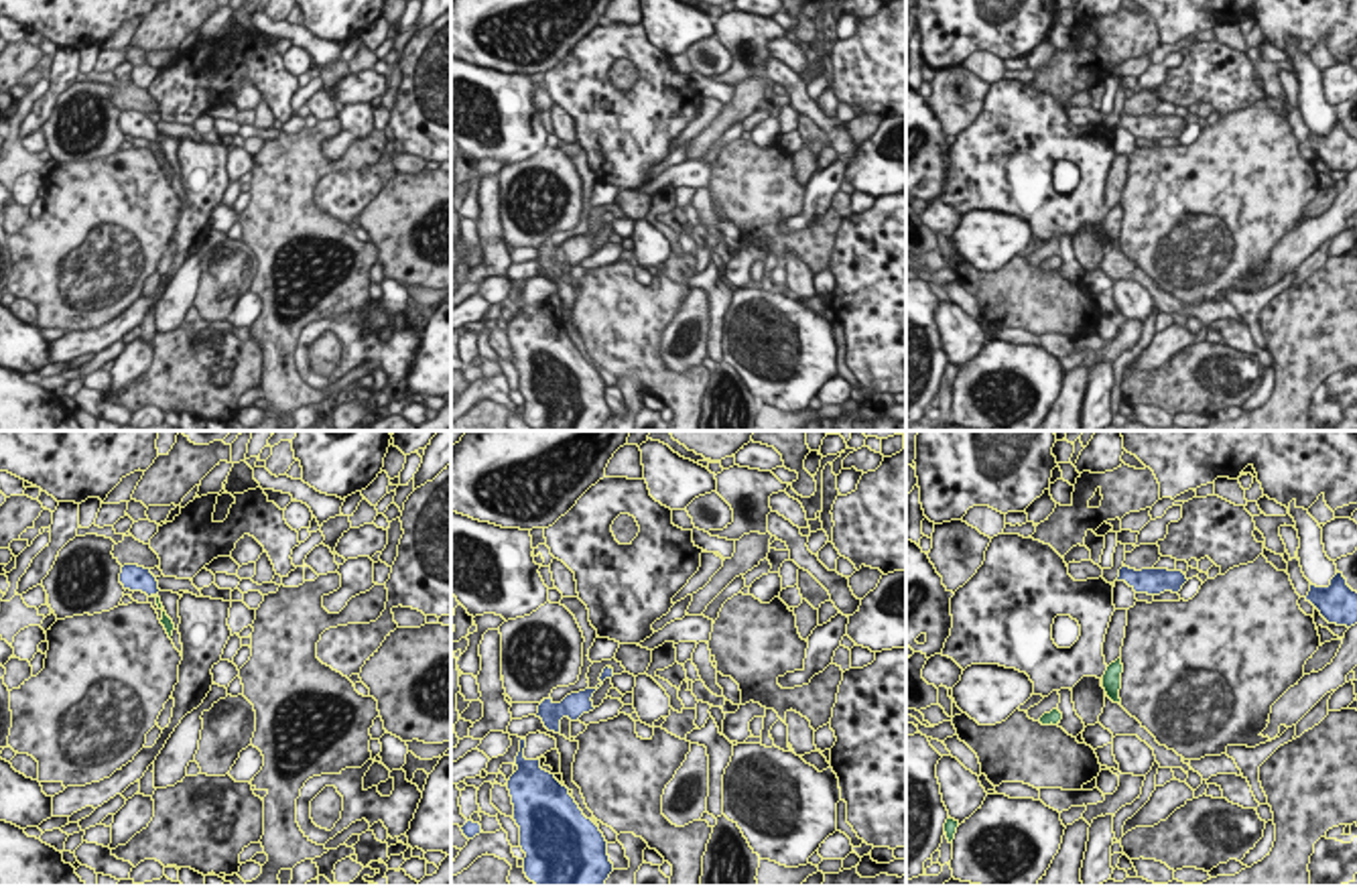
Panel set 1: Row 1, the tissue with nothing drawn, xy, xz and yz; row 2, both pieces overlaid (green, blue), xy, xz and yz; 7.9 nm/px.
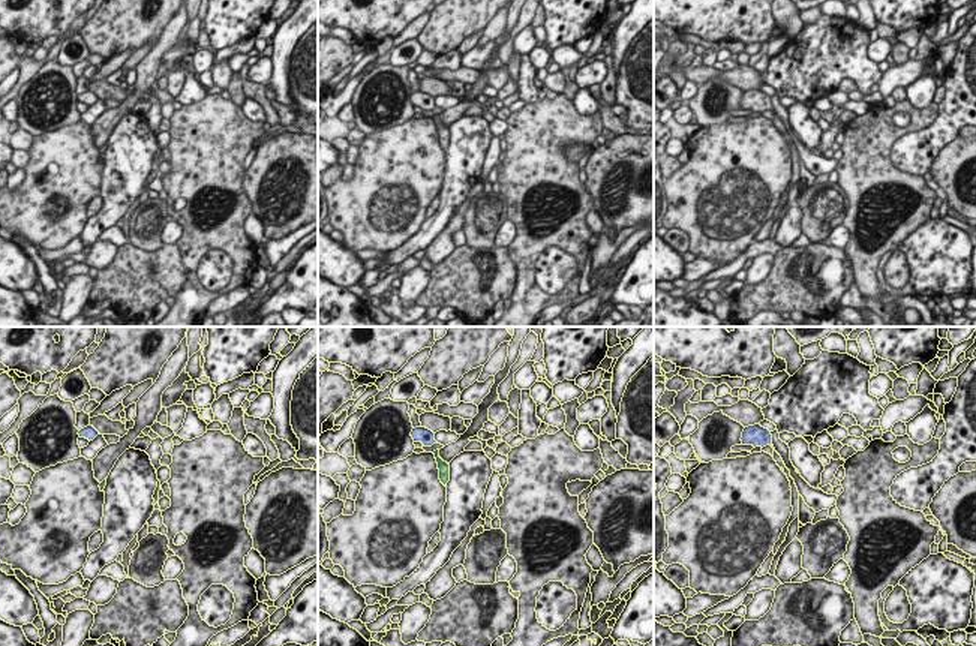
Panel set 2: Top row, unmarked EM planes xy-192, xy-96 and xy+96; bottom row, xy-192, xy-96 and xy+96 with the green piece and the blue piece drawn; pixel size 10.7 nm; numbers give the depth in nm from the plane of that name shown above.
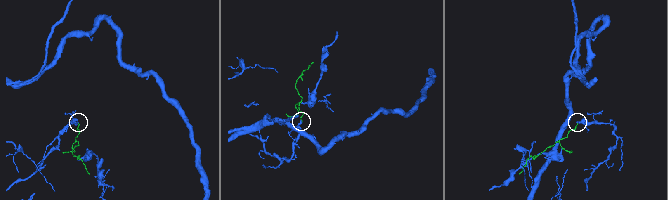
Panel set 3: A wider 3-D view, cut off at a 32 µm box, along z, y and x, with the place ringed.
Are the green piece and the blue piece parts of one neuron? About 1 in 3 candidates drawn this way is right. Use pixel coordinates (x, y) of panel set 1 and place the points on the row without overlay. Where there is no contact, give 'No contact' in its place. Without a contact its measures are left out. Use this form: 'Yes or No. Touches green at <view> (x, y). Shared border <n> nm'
Yes. Touches green at xy (153, 141). Shared border 80 nm

